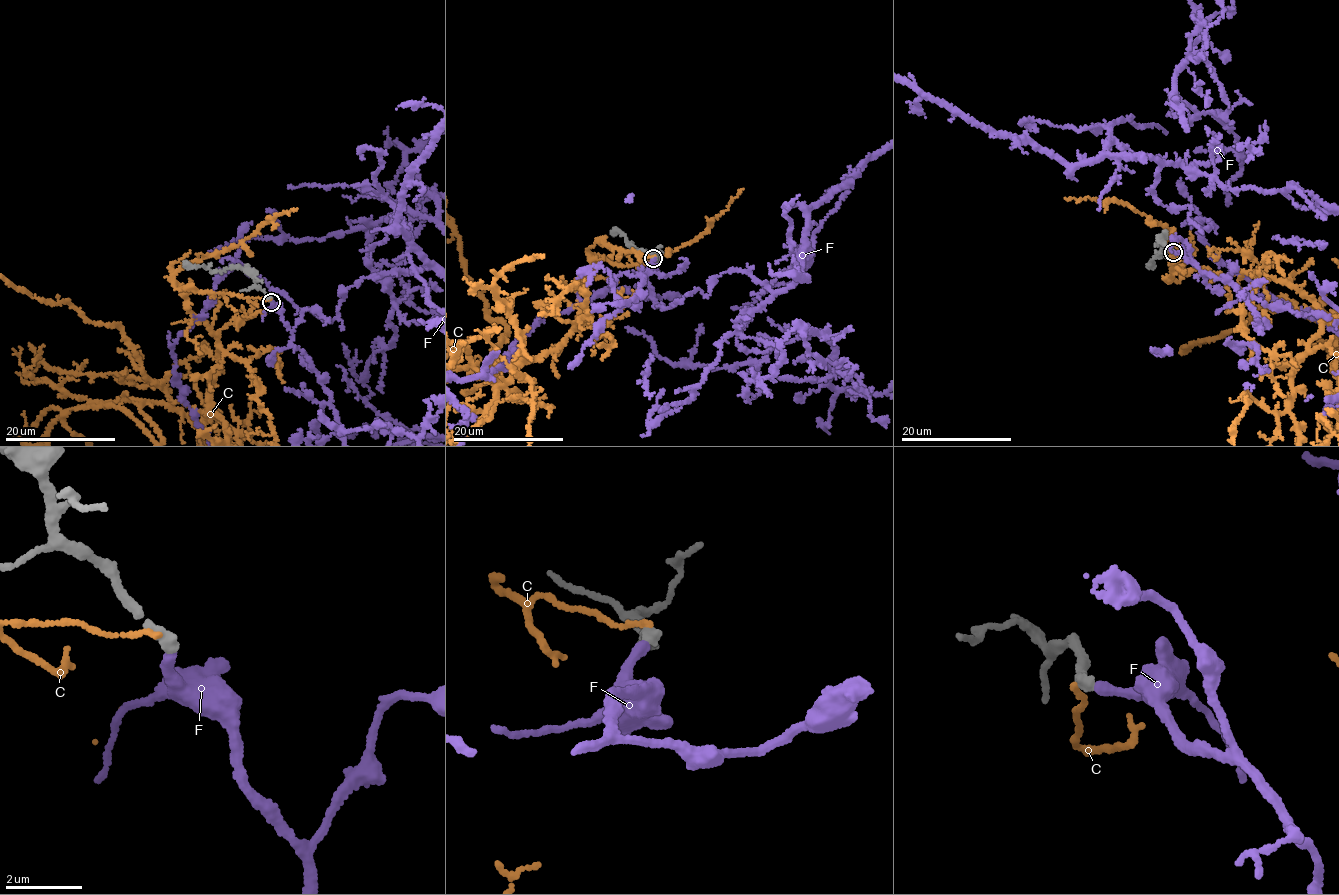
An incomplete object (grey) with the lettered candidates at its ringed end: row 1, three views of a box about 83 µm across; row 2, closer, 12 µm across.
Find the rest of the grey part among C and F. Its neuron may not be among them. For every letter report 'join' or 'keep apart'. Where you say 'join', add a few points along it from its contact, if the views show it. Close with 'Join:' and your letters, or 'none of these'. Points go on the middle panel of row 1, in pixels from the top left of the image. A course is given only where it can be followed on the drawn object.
C: keep apart
F: join
Join: F

